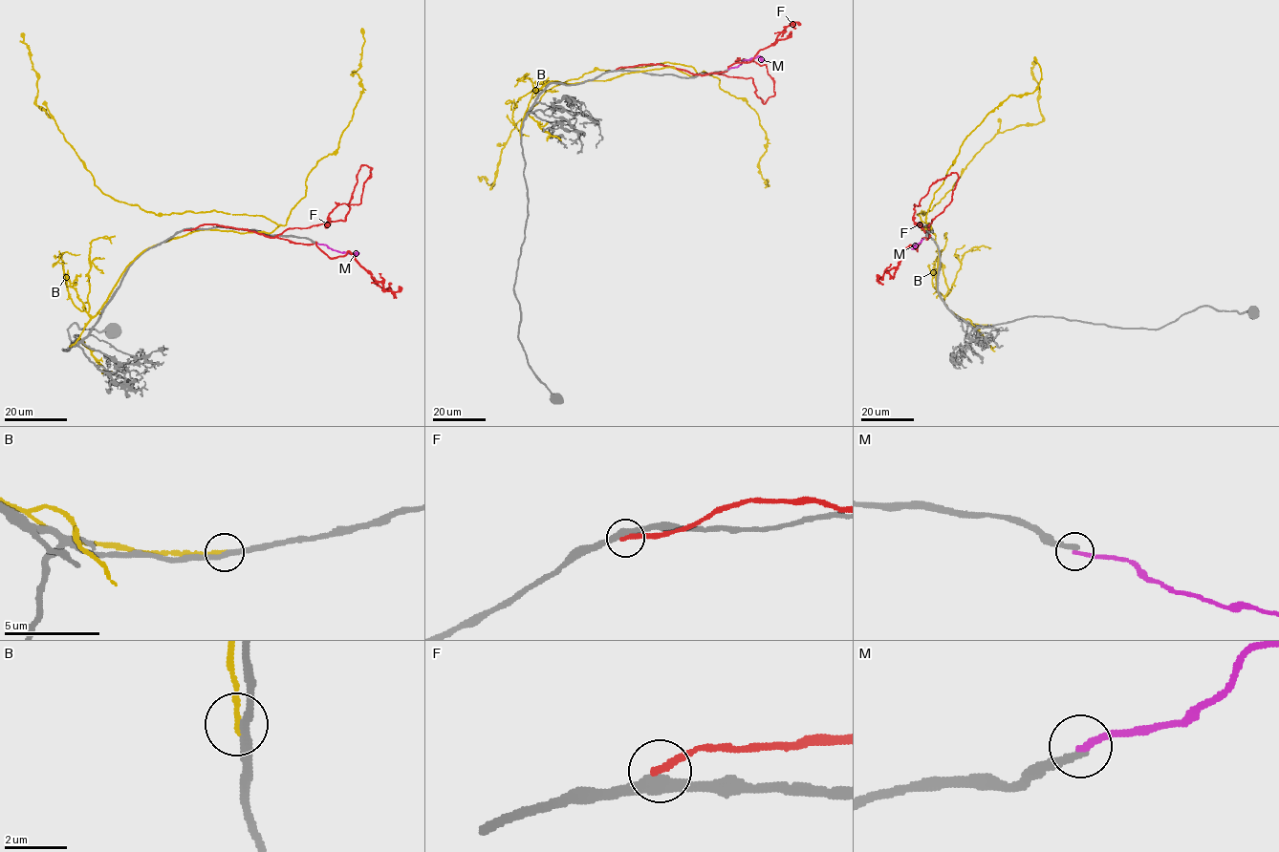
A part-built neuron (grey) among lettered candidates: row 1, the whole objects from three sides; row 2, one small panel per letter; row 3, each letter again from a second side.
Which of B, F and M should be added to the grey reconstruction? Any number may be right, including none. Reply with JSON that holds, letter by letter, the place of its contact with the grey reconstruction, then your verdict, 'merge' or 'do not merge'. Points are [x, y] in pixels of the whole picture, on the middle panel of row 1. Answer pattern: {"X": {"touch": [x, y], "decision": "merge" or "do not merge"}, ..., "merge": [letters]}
{"B": {"touch": [520, 138], "decision": "do not merge"}, "F": {"touch": [617, 69], "decision": "do not merge"}, "M": {"touch": [728, 69], "decision": "do not merge"}, "merge": []}

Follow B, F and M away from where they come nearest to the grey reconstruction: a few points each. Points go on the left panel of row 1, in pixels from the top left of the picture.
B: (70, 346), (144, 250), (193, 231), (279, 224), (156, 215), (105, 194), (35, 103), (21, 33)
F: (184, 230), (222, 224), (276, 237), (344, 221), (367, 165), (361, 202), (338, 204), (325, 227)
M: (316, 243), (343, 252), (357, 251)

